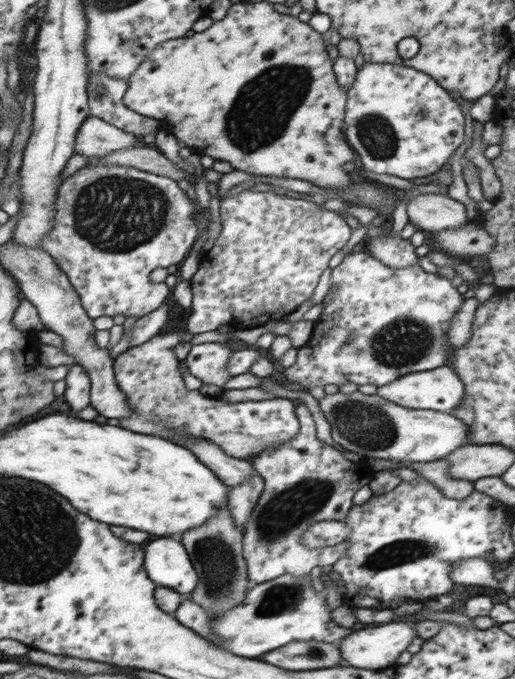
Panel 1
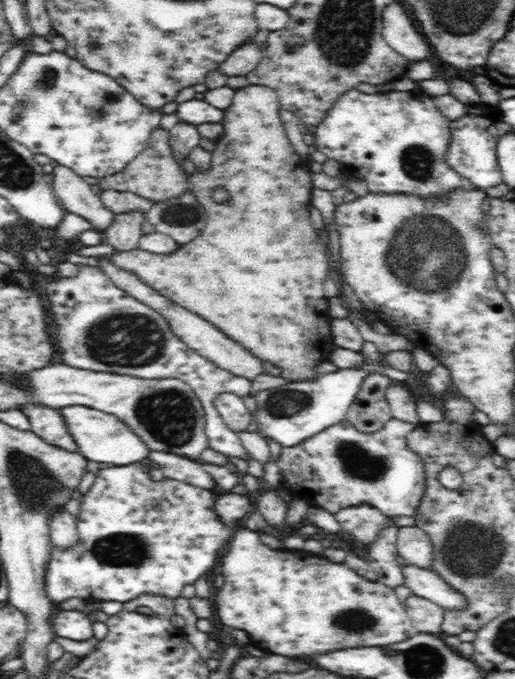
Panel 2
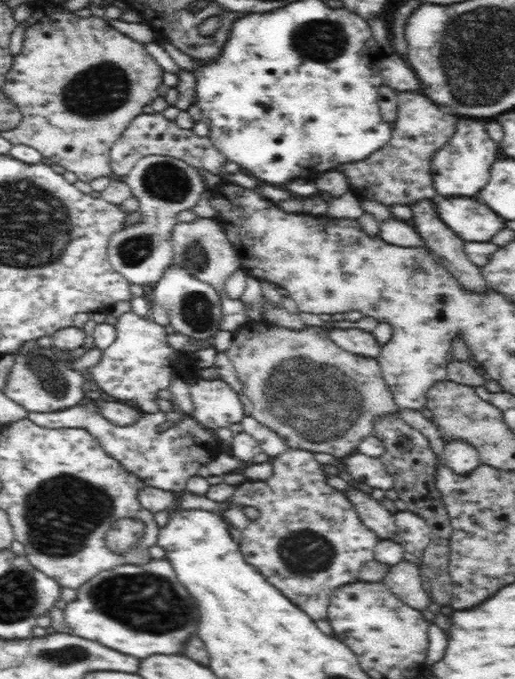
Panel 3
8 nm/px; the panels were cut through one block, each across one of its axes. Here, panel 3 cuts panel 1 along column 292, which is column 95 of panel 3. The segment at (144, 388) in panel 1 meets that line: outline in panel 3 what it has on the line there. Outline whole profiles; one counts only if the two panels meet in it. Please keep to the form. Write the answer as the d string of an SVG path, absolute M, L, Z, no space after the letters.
M87 400L76 406L65 407L64 410L52 412L28 412L27 417L42 427L64 427L86 429L108 456L120 462L121 467L132 477L144 485L165 490L166 493L182 492L186 490L187 482L196 476L198 468L208 464L210 460L220 454L218 442L214 432L202 430L201 424L193 417L185 415L177 424L162 430L166 422L166 413L163 411L140 410L133 423L118 424L104 416L104 404L108 401L96 402Z

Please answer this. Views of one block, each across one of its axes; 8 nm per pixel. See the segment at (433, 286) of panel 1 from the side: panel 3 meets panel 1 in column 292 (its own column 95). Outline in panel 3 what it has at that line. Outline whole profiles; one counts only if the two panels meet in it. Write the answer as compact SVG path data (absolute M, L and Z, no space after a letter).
M133 311L126 312L117 318L114 328L116 340L102 351L98 364L87 369L99 390L116 398L116 401L131 404L139 411L158 411L158 392L168 389L172 378L183 376L190 382L200 378L194 372L194 357L172 348L166 339L164 326L153 321L151 316L142 317Z

